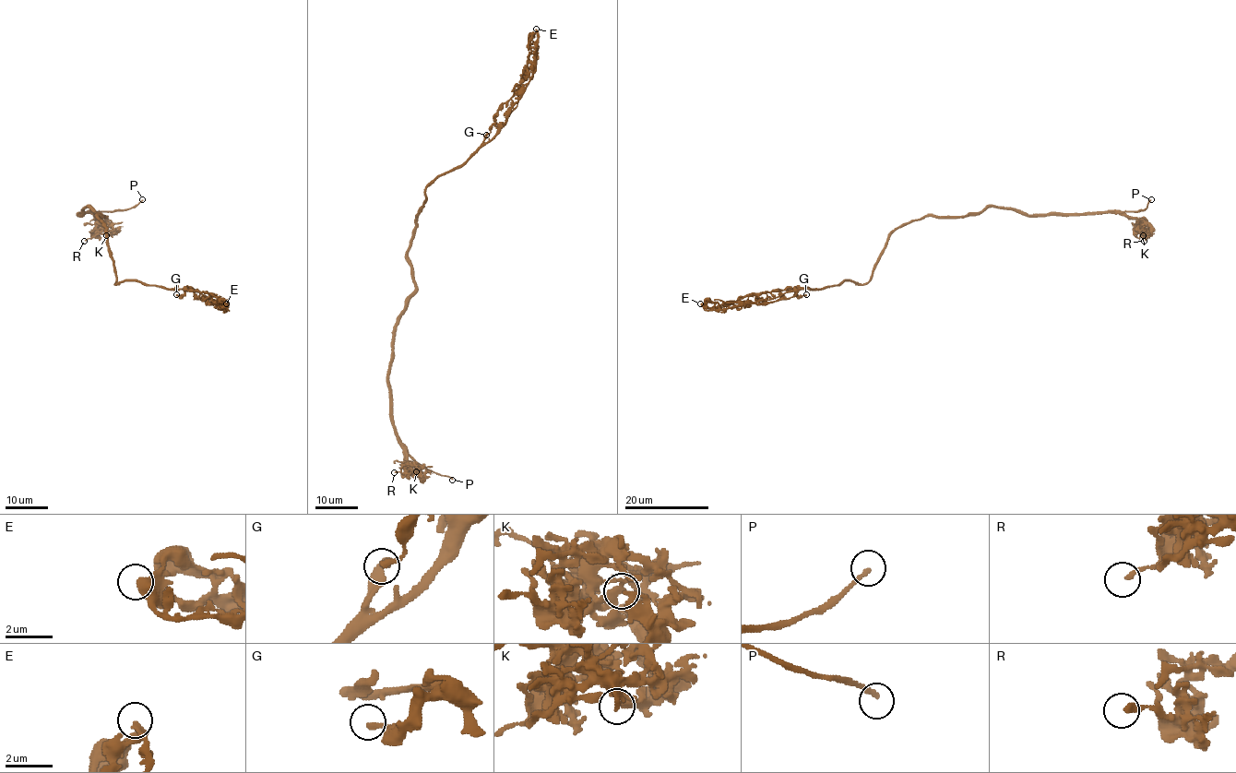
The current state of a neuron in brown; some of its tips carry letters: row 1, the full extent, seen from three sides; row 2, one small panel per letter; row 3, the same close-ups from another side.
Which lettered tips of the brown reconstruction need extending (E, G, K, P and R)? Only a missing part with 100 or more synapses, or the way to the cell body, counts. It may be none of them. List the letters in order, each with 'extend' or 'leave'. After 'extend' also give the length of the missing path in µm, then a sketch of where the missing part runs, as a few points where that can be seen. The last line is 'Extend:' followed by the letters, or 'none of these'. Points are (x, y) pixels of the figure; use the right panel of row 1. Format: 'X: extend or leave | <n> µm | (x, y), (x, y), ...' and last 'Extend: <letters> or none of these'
E: leave
G: leave
K: leave
P: extend | 35 µm | (1151, 199), (1155, 184), (1161, 179), (1151, 160), (1109, 136), (1094, 134)
R: leave
Extend: P

